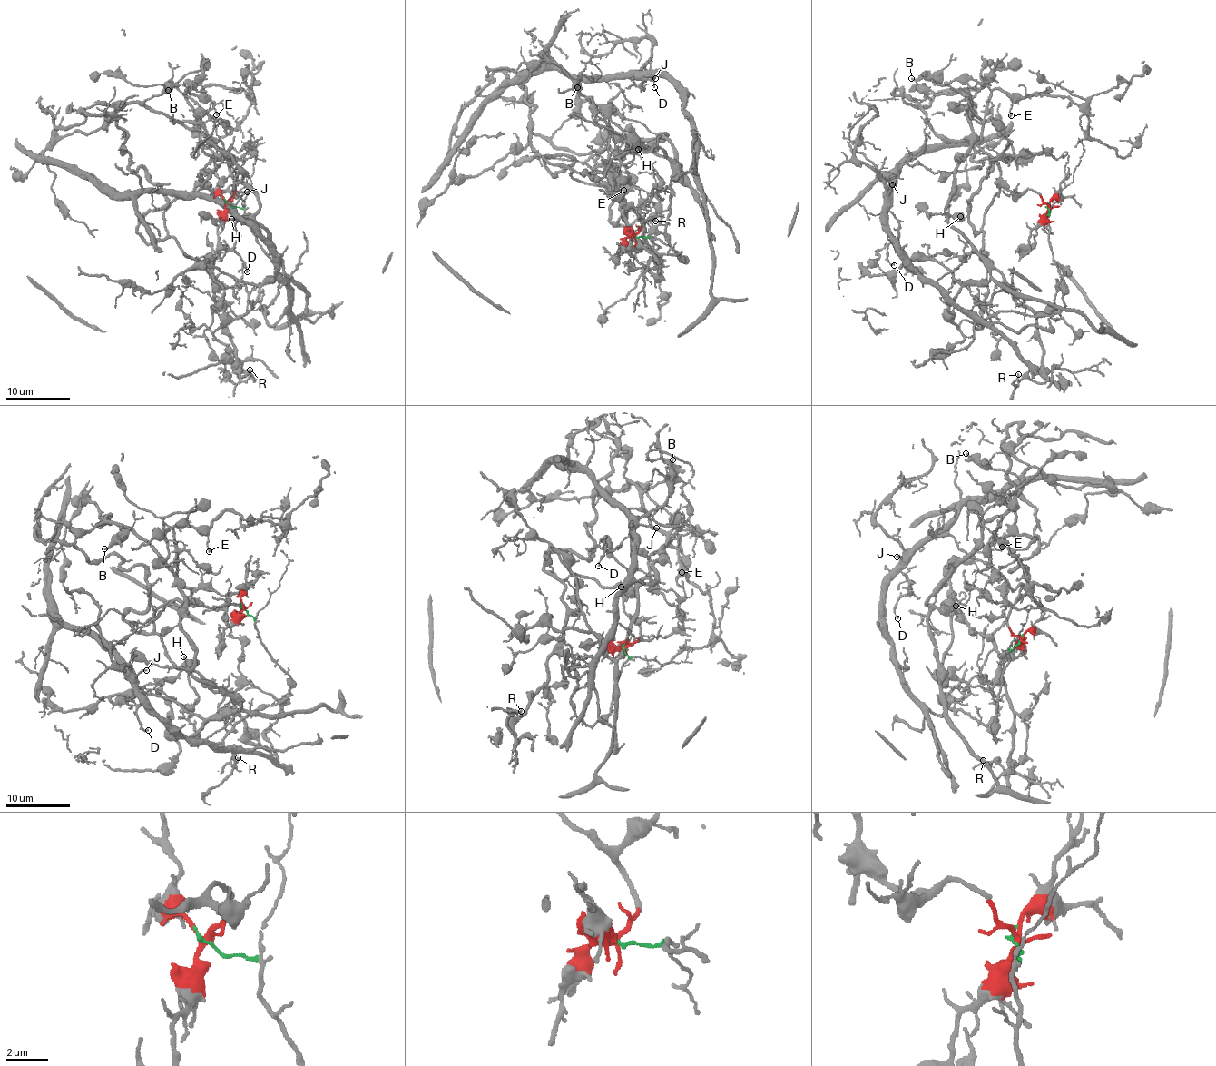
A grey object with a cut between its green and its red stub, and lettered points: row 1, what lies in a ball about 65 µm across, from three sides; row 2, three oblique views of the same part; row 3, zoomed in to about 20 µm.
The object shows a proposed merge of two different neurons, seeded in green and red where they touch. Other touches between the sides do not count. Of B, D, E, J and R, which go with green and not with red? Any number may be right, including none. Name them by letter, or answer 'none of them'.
B, D, J

